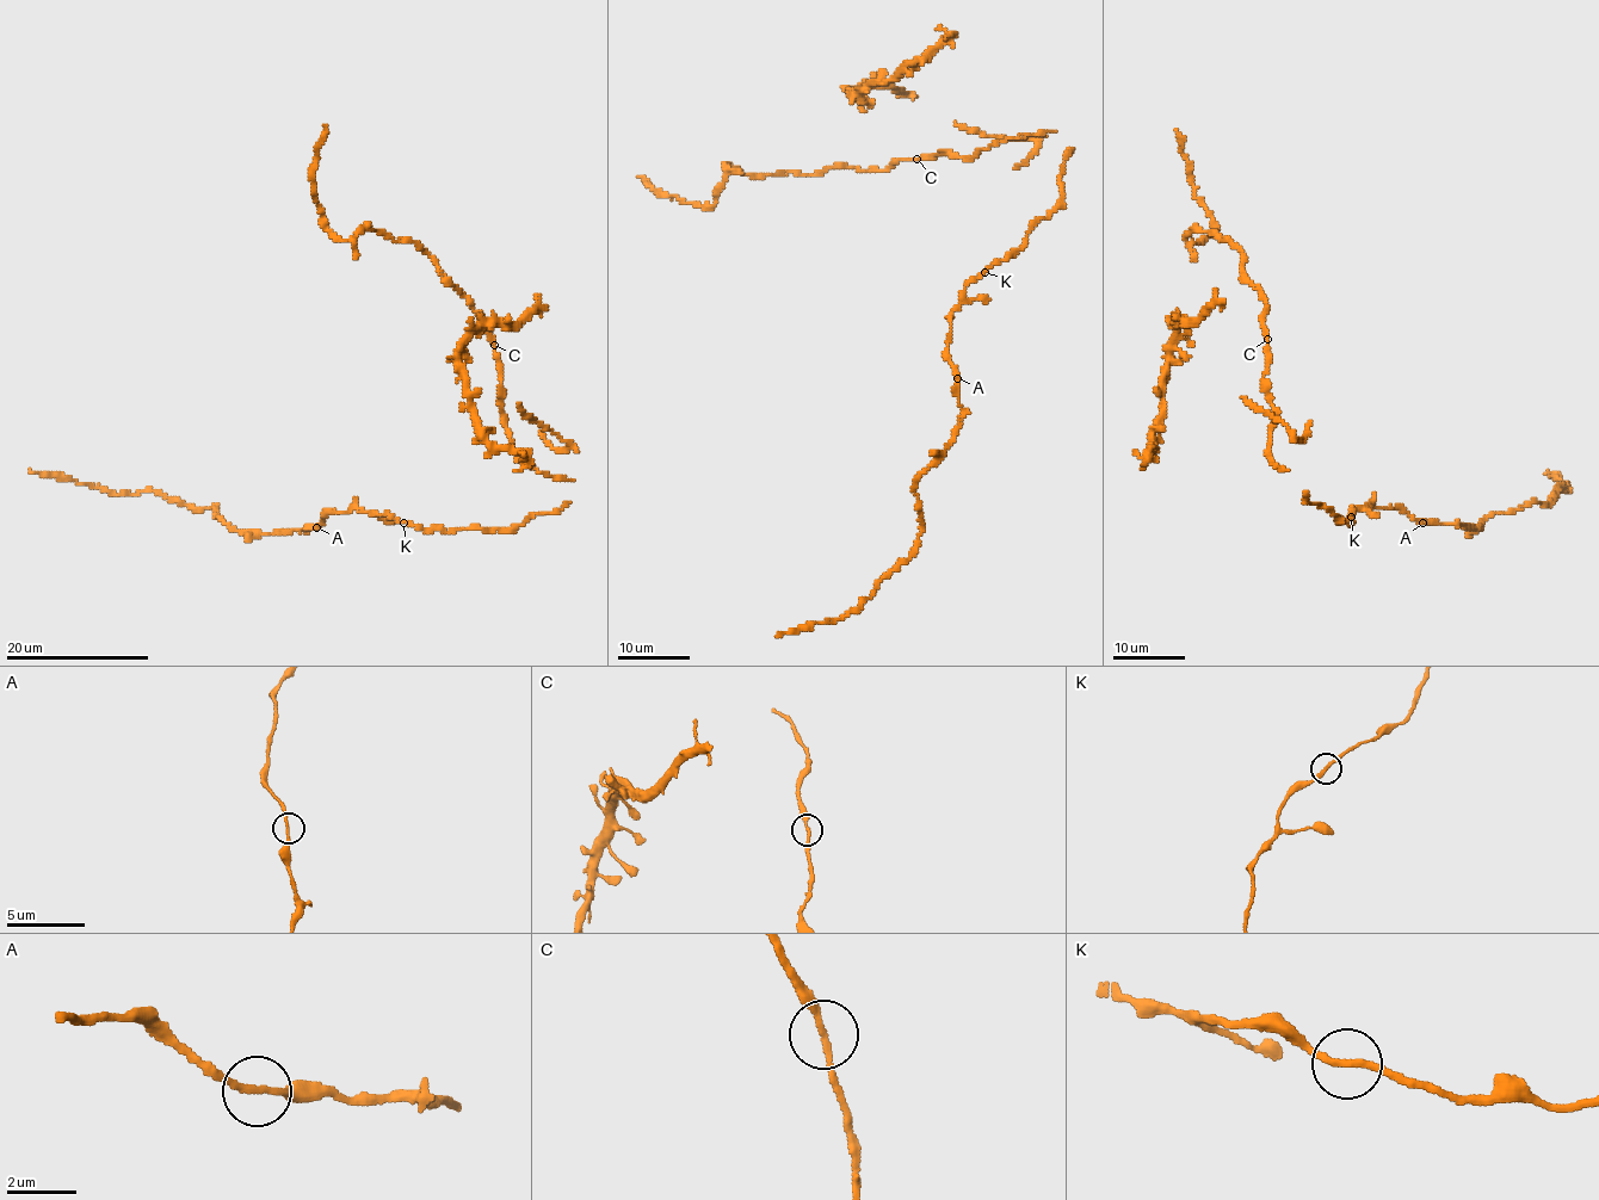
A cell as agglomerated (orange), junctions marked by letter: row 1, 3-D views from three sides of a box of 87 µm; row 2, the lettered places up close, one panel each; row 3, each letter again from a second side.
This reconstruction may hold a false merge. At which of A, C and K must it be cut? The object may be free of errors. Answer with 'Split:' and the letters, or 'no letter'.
Split: no letter

